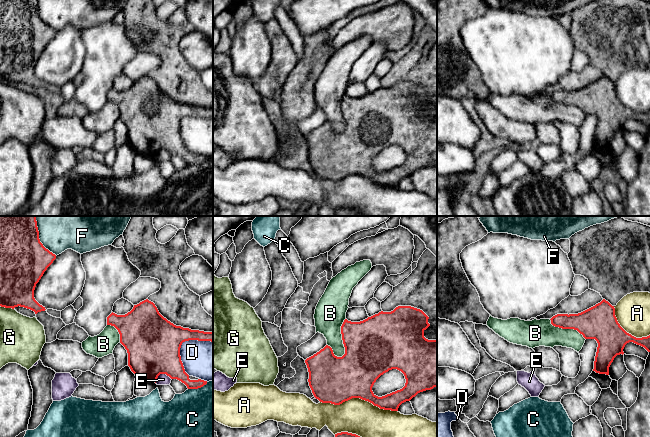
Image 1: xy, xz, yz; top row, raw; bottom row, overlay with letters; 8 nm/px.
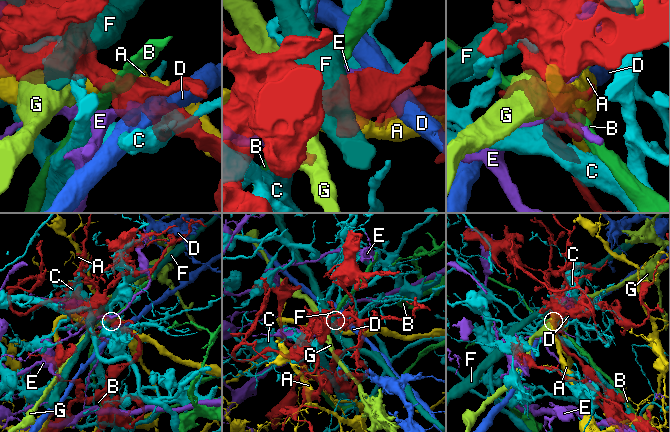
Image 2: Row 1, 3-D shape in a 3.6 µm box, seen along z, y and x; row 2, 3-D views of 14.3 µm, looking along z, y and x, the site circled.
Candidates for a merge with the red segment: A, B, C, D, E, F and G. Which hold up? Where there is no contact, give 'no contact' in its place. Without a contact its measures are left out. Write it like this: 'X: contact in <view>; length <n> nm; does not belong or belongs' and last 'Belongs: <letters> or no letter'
A: contact in xz; length 650 nm; does not belong
B: contact in xz; length 320 nm; belongs
C: contact in xy; length 170 nm; does not belong
D: contact in xy; length 340 nm; does not belong
E: contact in xy; length 140 nm; does not belong
F: contact in xy; length 300 nm; does not belong
G: contact in xy; length 120 nm; does not belong
Belongs: B

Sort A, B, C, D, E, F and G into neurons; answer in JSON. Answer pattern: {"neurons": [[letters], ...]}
{"neurons": [["A"], ["B"], ["C"], ["D"], ["E"], ["F"], ["G"]]}

